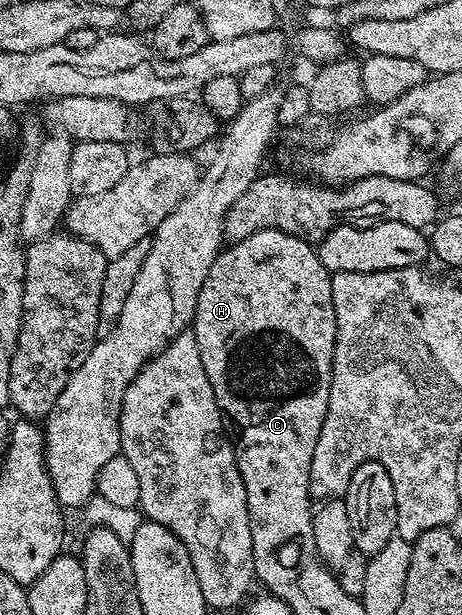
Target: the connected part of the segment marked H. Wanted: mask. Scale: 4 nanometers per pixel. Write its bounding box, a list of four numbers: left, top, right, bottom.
[190,230,336,418]

